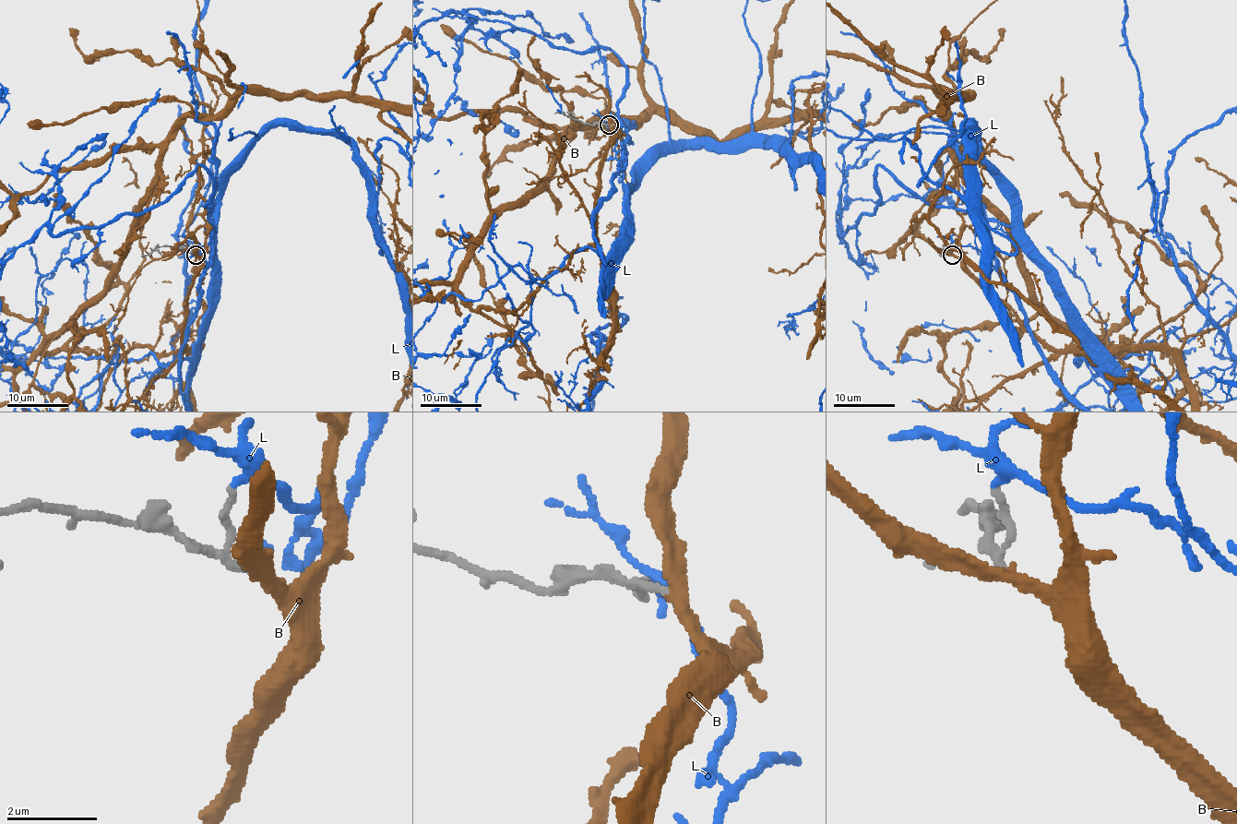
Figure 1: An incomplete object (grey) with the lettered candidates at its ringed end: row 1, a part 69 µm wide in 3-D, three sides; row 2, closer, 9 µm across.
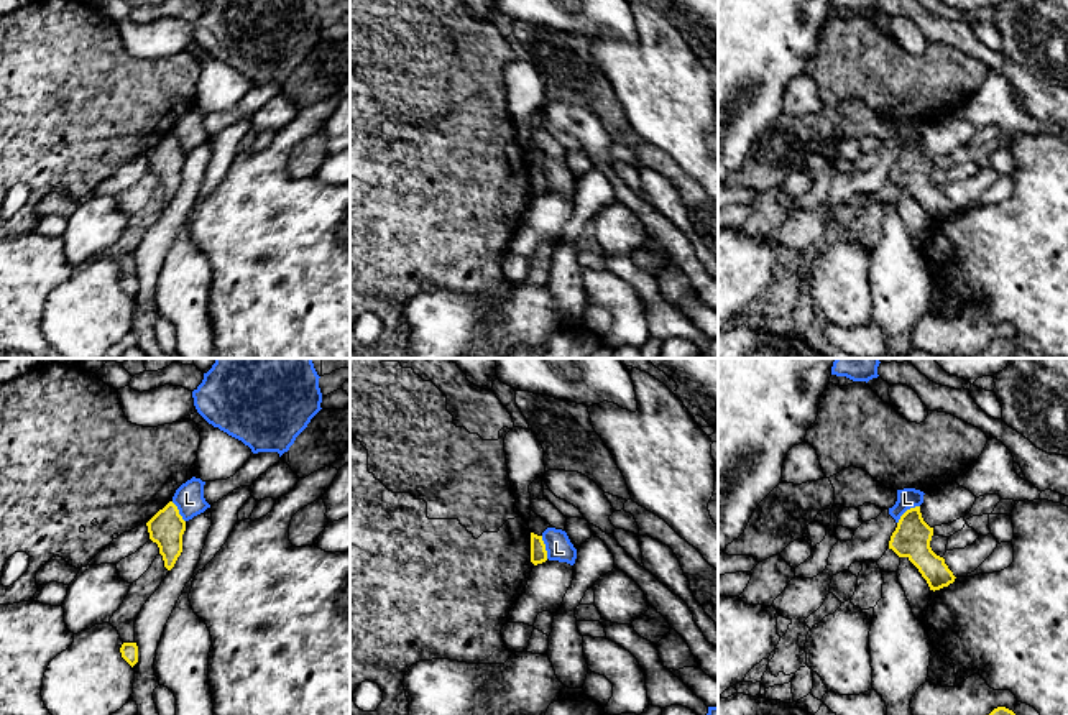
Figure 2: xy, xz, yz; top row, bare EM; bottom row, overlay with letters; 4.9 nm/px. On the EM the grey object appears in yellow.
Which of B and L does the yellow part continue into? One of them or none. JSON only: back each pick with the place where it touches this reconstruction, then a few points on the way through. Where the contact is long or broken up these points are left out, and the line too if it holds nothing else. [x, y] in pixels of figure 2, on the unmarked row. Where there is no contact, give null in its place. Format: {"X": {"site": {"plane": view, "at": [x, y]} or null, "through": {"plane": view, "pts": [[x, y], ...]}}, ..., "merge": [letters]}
{"B": {"site": null}, "merge": ["B"]}

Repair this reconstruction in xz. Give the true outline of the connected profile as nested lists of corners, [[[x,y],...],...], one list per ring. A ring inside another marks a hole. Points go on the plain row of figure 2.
[[[531,164],[531,194],[534,197],[542,196],[547,192],[546,176],[542,168]]]

